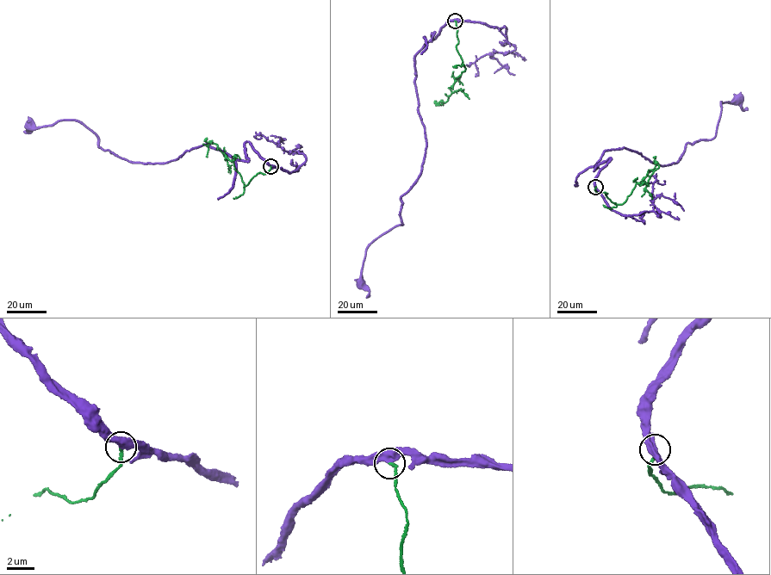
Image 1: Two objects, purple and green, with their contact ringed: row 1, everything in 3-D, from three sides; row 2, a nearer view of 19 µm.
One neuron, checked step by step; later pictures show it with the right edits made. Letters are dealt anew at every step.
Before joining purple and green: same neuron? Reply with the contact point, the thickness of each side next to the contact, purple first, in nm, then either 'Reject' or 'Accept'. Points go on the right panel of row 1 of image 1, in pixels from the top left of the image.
Place: (595, 187). Thickness 480 nm (purple) against 200 nm. Reject

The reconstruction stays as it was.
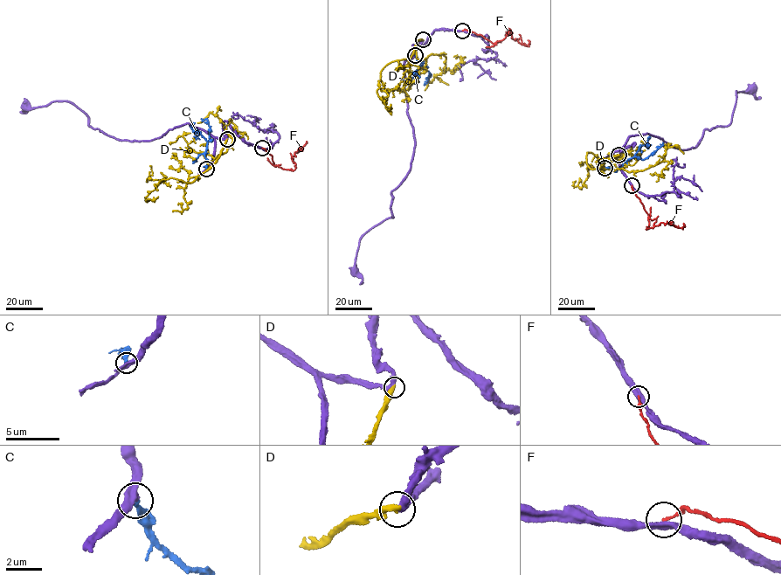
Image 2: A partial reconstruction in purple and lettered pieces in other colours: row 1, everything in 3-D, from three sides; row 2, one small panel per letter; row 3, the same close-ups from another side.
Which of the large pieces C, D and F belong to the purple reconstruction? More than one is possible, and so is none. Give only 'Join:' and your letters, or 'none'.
Join: C

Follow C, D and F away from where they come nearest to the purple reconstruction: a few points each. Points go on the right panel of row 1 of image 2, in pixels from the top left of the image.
C: (604, 168), (615, 171), (634, 156), (643, 159), (663, 145), (660, 144)
D: (618, 155), (600, 168), (586, 163), (586, 152), (591, 152), (600, 162), (597, 167), (581, 162)
F: (632, 185), (647, 213), (649, 225), (646, 229), (667, 222), (682, 228), (683, 223)

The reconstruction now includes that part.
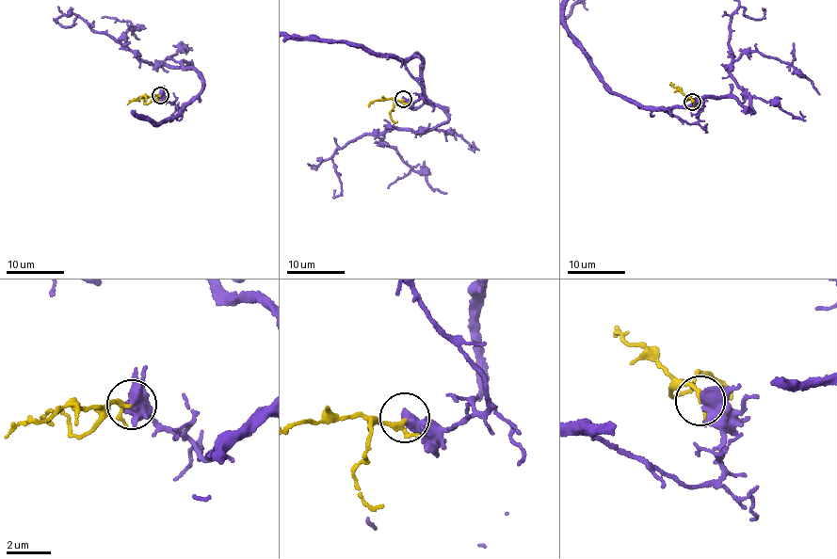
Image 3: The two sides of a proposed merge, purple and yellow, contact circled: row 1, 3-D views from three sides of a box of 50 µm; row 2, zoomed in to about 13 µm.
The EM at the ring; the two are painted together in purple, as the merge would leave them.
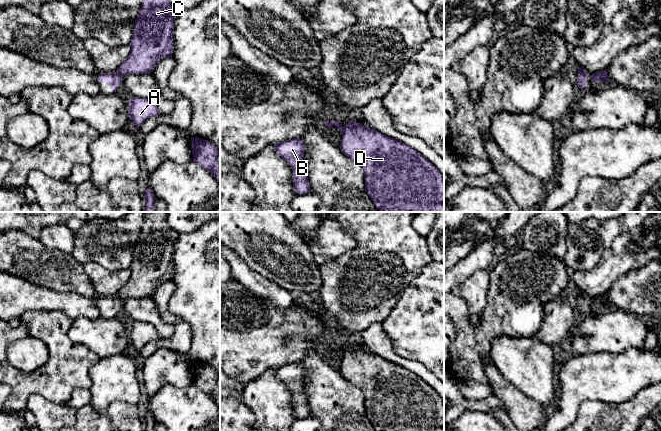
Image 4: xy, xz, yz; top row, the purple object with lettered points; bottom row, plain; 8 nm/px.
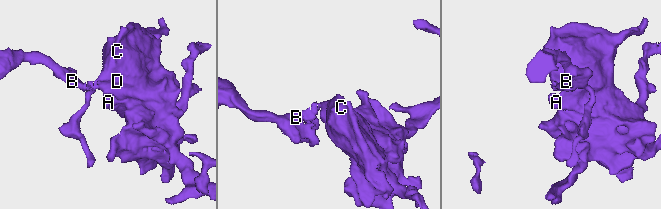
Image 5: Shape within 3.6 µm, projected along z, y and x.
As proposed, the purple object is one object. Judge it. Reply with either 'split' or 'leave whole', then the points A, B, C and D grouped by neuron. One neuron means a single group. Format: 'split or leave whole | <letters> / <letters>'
split | A C D / B

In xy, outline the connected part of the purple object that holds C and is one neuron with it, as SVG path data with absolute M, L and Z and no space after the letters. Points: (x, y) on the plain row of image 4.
M144 212L138 241L134 247L131 276L120 289L120 300L150 298L162 282L172 282L174 244L179 233L167 222L169 212Z

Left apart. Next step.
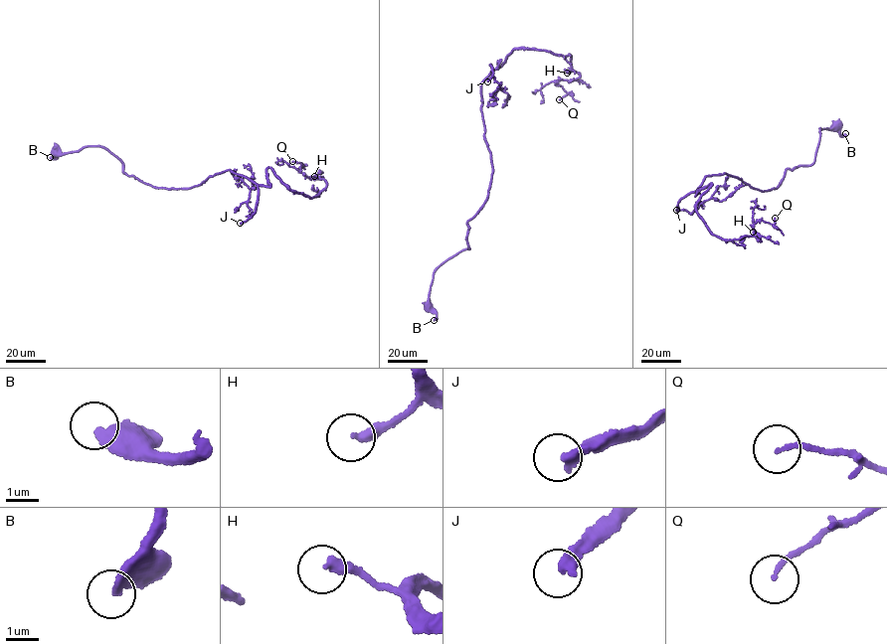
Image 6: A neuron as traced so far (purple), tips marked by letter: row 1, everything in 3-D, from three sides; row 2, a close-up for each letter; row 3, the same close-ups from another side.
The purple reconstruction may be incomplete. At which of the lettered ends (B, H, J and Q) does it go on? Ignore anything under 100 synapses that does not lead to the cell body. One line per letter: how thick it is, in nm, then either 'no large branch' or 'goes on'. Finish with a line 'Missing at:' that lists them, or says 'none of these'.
B: 480 nm | no large branch
H: 320 nm | no large branch
J: 360 nm | goes on
Q: 140 nm | no large branch
Missing at: J

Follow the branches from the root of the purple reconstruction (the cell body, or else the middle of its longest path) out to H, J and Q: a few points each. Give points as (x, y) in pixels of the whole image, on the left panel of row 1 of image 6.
H: (57, 150), (101, 146), (167, 189), (229, 170), (269, 187), (269, 167), (310, 198), (326, 185), (314, 176)
J: (57, 150), (101, 146), (129, 176), (167, 189), (191, 188), (230, 170), (259, 190), (255, 213), (240, 223)
Q: (57, 150), (101, 146), (167, 189), (229, 170), (269, 187), (269, 167), (291, 190), (324, 189), (292, 161)

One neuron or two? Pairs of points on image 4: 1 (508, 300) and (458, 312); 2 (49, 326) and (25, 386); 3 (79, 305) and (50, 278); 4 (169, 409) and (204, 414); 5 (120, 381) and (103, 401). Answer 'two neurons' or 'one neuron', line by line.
1: one neuron
2: one neuron
3: two neurons
4: one neuron
5: one neuron

